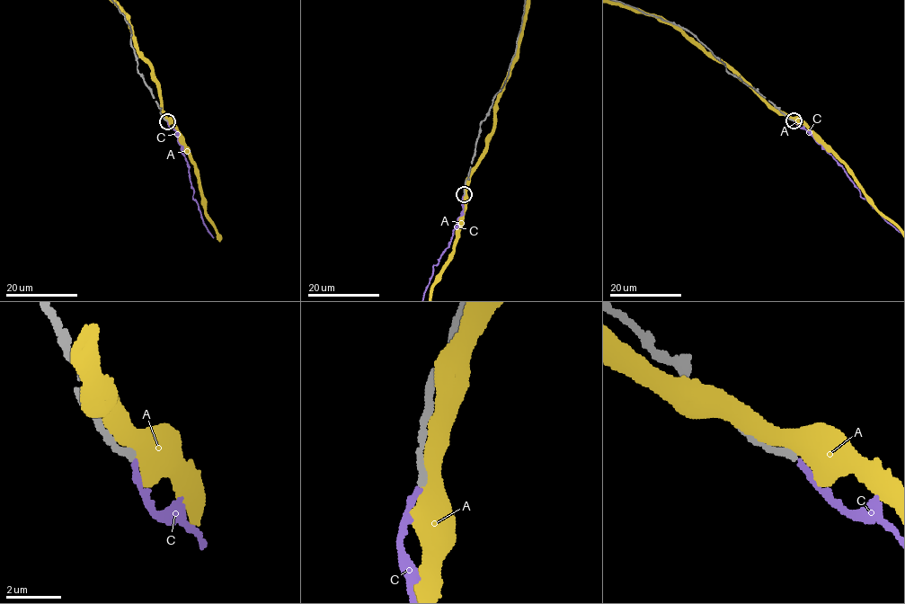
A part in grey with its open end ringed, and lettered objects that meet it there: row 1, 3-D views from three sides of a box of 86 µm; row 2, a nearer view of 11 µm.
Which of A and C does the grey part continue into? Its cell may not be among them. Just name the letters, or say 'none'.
C

